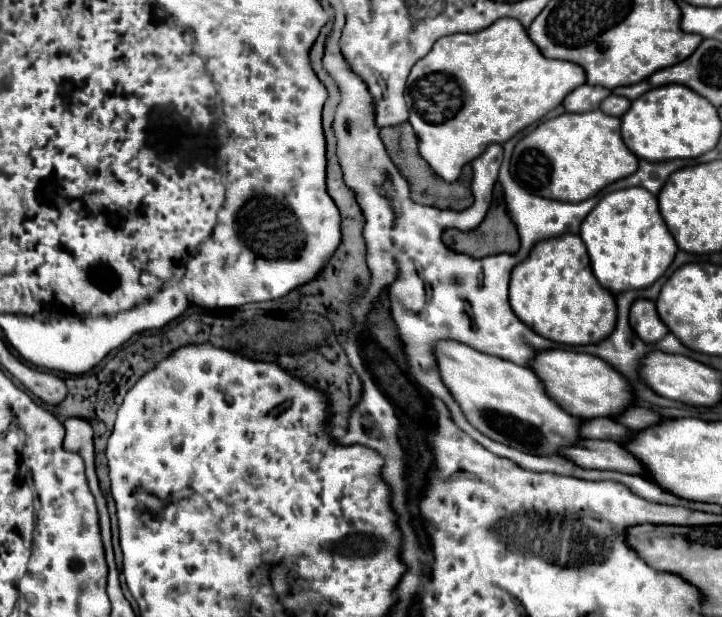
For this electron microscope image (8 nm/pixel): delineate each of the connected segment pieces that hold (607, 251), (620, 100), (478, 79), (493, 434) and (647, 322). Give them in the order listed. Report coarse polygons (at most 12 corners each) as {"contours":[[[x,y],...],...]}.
{"contours":[[[640,186],[582,222],[594,276],[612,294],[652,286],[678,252]],[[610,94],[600,110],[610,116],[624,116],[630,100]],[[516,18],[440,38],[406,84],[454,182],[584,82]],[[438,340],[432,354],[466,420],[540,456],[582,420],[530,368]],[[646,298],[632,304],[630,324],[646,344],[668,334],[656,304]]]}

